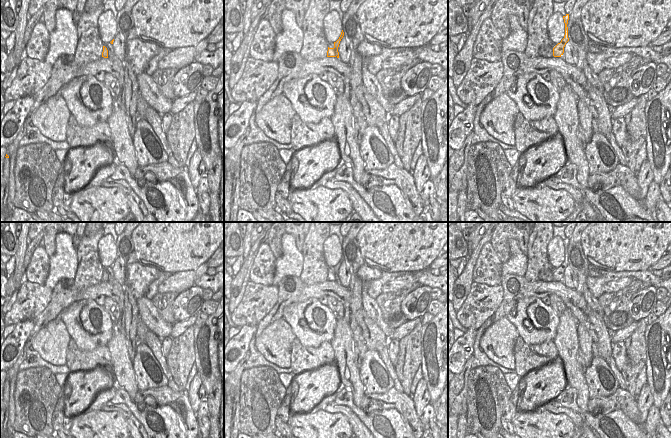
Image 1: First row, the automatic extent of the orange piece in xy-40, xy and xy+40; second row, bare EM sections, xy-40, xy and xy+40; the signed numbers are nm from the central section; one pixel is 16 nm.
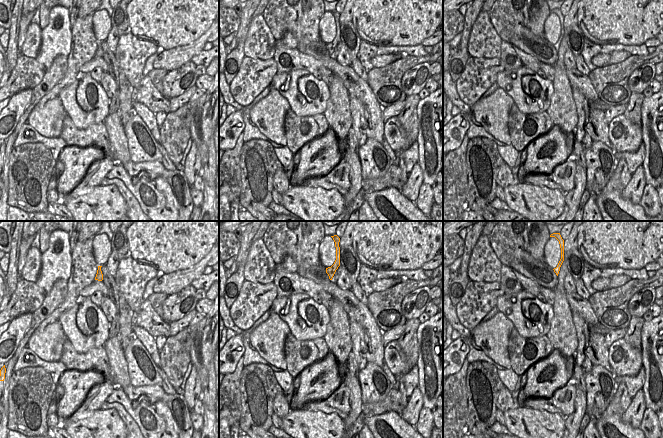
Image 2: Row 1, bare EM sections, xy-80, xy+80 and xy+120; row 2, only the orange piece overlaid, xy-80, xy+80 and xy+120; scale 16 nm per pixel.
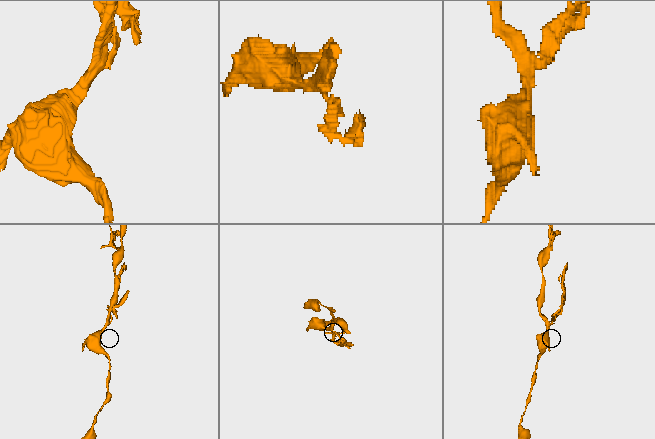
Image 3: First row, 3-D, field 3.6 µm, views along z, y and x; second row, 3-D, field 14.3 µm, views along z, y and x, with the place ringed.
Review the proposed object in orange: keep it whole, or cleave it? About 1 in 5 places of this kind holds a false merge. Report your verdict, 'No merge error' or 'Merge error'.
Merge error.

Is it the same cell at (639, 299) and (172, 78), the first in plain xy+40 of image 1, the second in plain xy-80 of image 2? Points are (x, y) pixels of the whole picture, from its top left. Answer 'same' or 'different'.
same

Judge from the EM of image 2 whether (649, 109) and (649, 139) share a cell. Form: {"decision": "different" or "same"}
{"decision": "same"}

